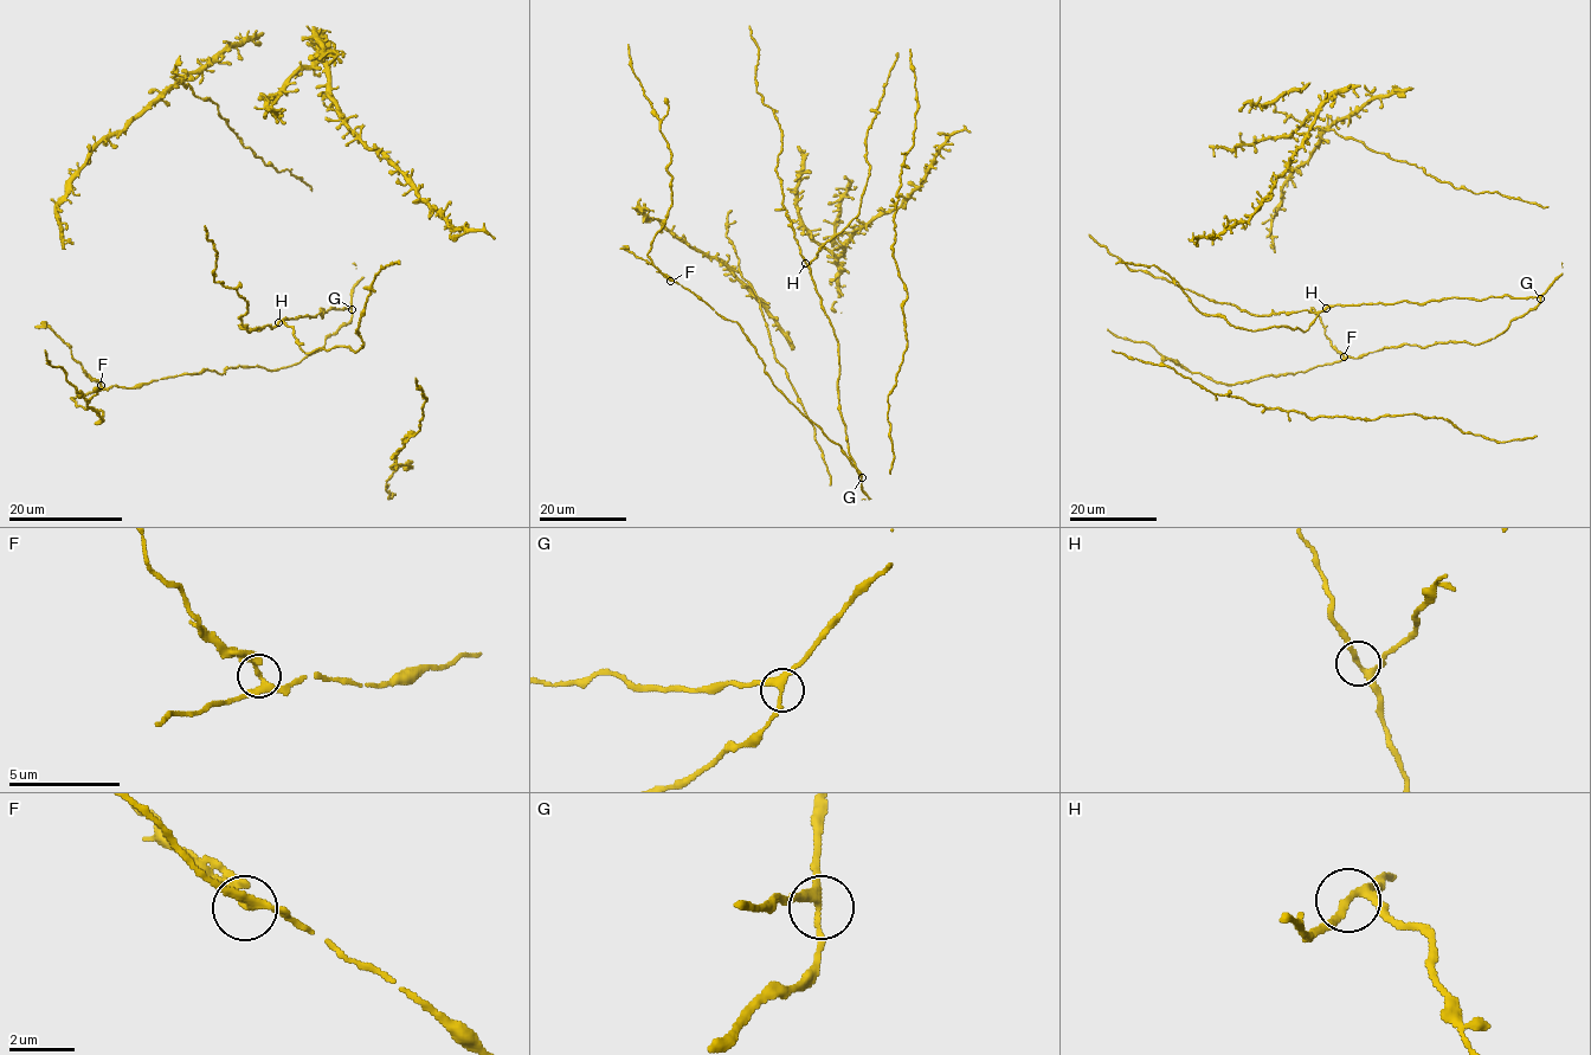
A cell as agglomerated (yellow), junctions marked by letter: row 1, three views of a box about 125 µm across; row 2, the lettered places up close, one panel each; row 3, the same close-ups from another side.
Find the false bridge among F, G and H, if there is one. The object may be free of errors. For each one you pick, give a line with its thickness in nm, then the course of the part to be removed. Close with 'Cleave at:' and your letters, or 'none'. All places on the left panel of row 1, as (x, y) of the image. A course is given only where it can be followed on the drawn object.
F: 200 nm | (101, 385), (50, 328), (44, 323), (34, 327)
Cleave at: F

